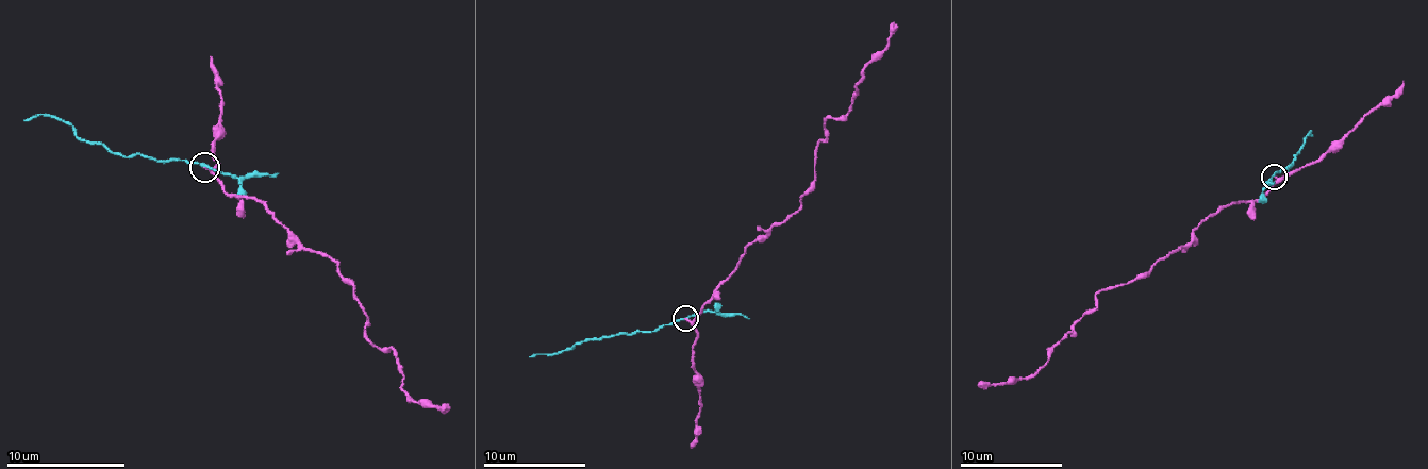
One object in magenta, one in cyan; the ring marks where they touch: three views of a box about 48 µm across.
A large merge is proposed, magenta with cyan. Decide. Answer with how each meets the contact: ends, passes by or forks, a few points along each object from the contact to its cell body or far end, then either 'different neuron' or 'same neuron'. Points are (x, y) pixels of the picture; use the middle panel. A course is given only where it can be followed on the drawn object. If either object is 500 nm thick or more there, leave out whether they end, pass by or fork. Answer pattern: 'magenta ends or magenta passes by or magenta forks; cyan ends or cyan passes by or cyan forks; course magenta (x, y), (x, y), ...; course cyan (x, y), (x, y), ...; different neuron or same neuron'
magenta passes by; cyan passes by; course magenta (686, 318), (745, 249), (801, 205), (814, 180), (816, 144), (827, 138), (824, 123), (849, 111), (893, 21); course cyan (686, 318), (652, 331), (586, 338), (571, 348), (530, 356); different neuron

